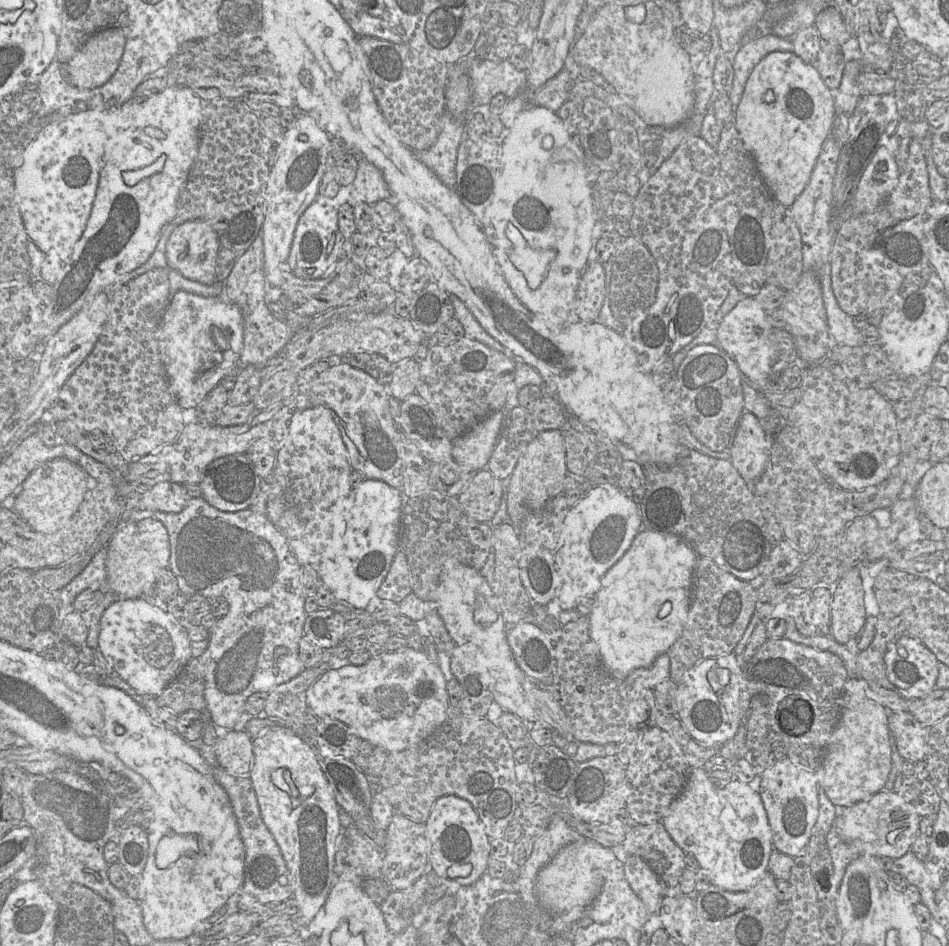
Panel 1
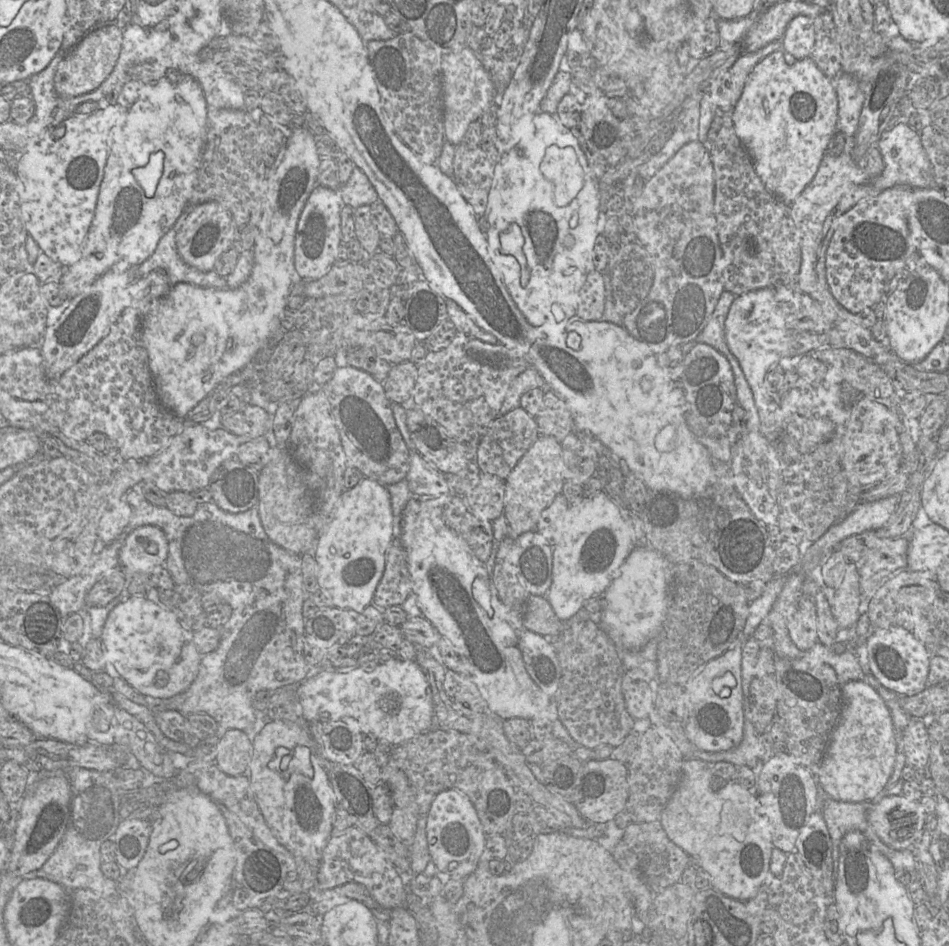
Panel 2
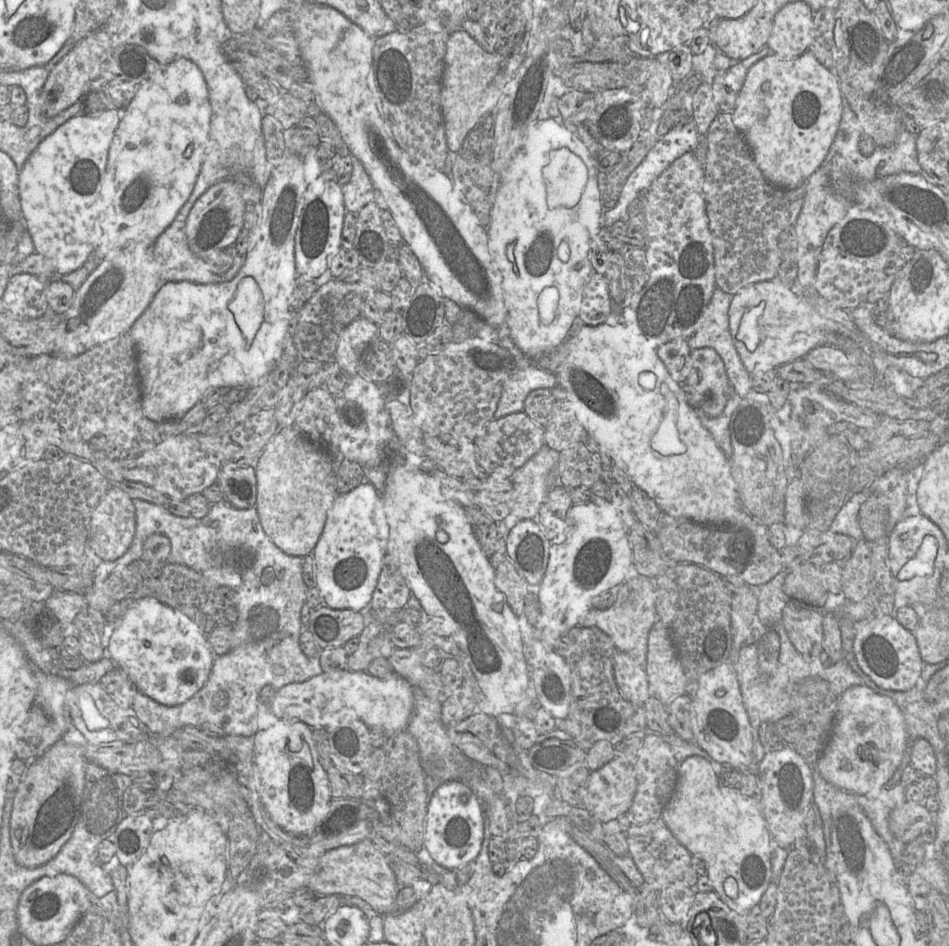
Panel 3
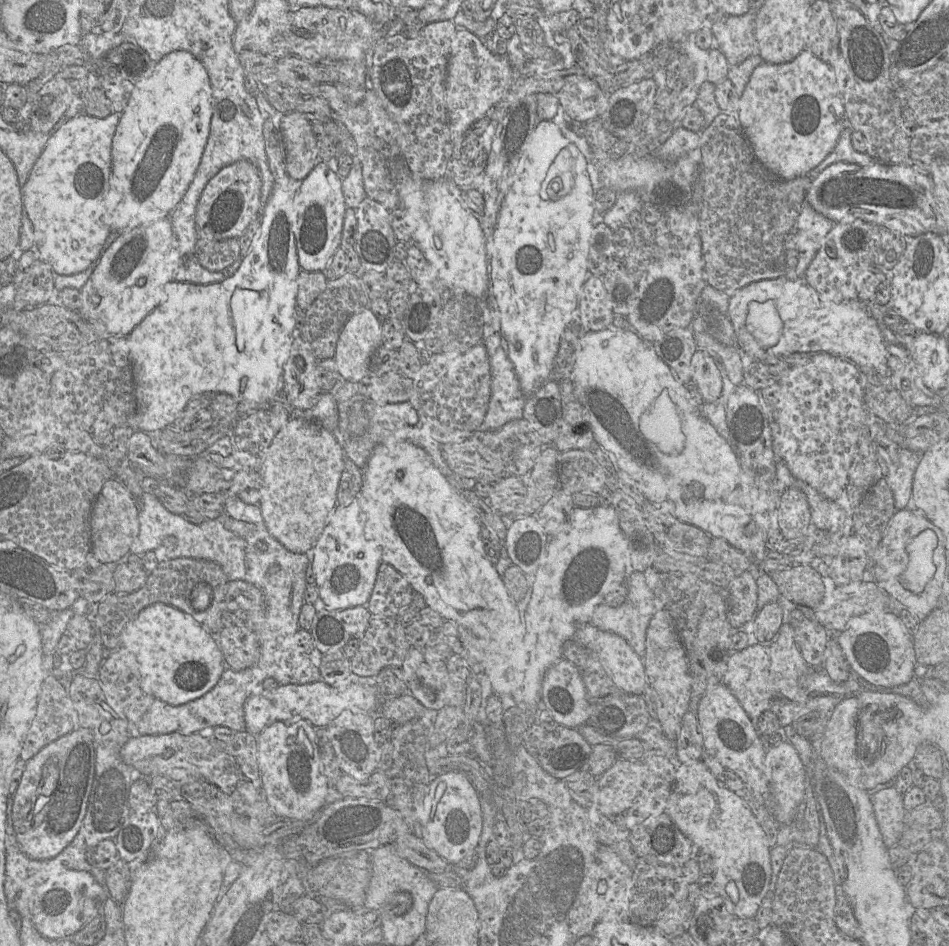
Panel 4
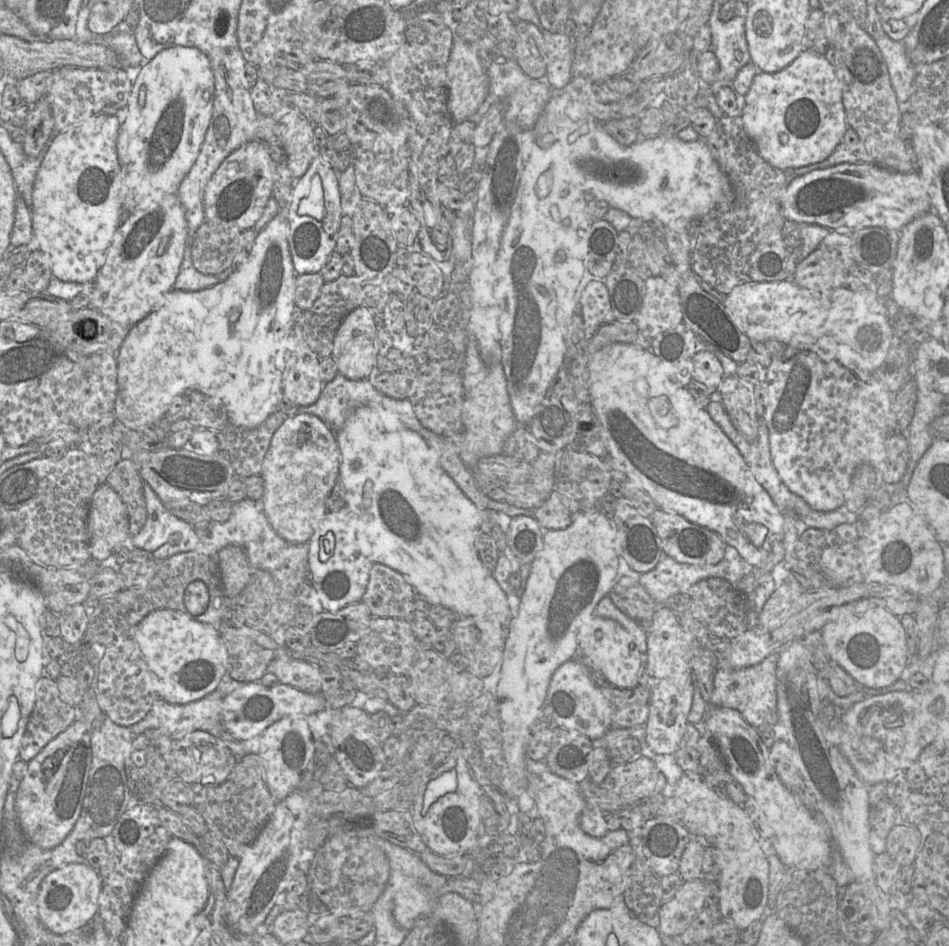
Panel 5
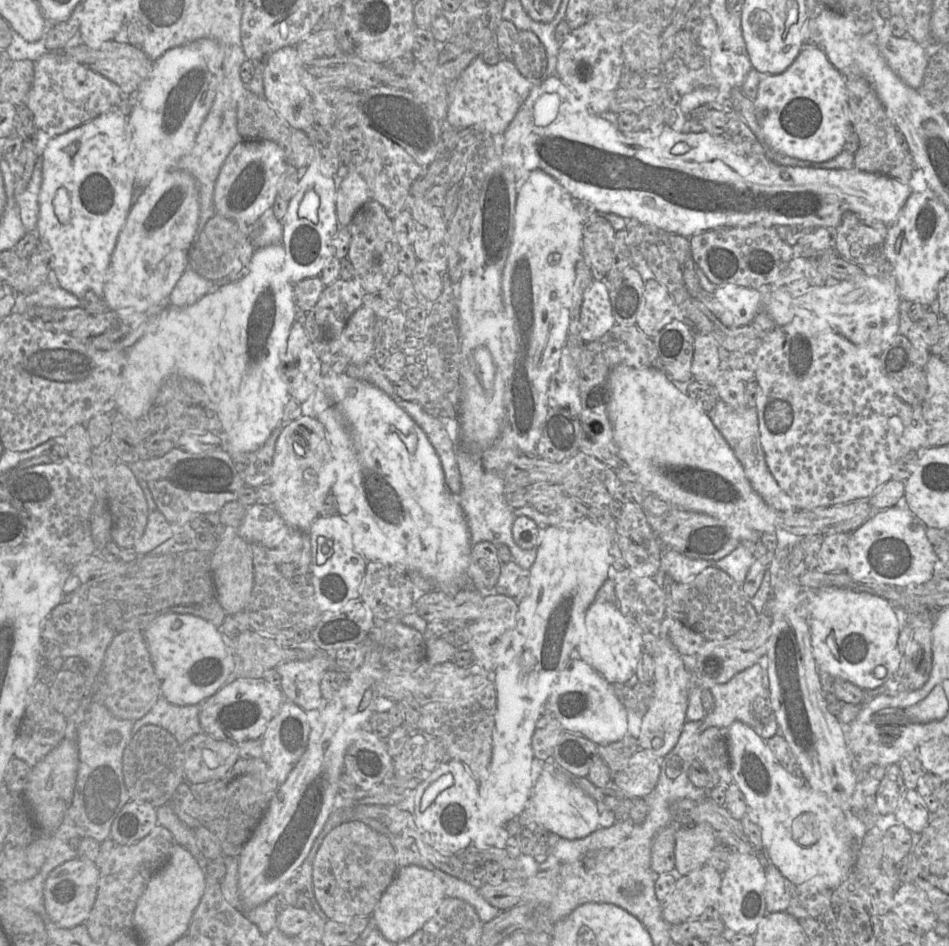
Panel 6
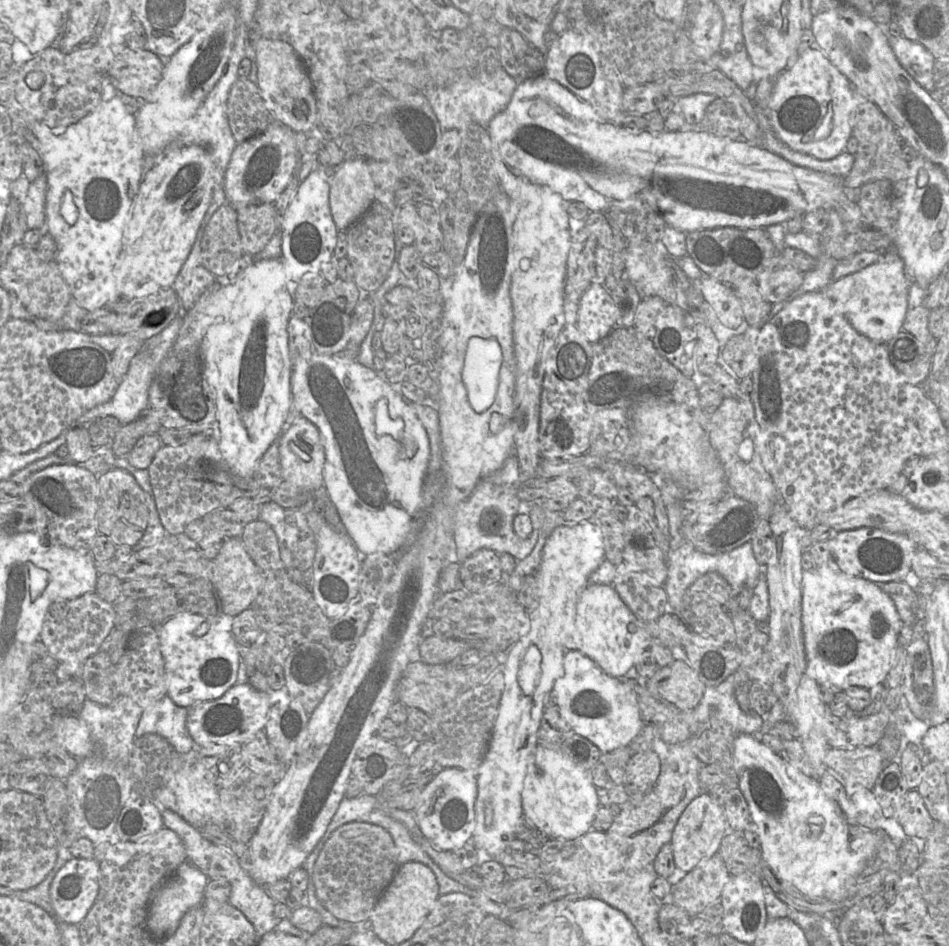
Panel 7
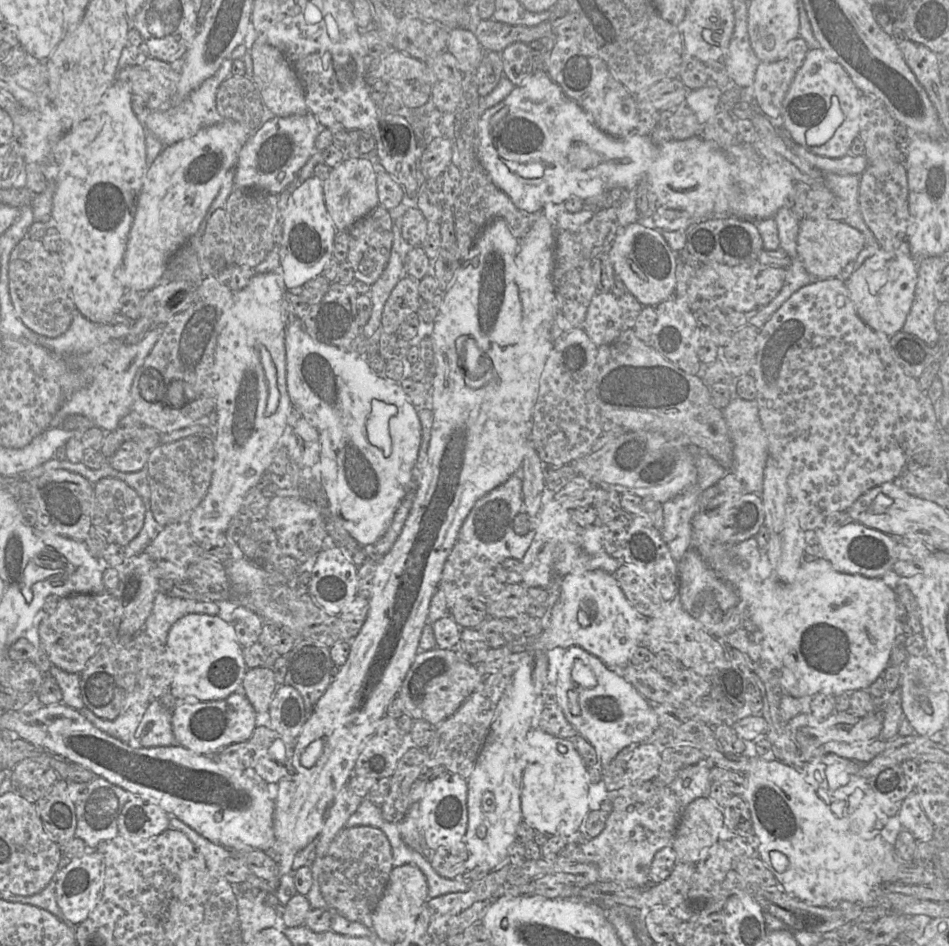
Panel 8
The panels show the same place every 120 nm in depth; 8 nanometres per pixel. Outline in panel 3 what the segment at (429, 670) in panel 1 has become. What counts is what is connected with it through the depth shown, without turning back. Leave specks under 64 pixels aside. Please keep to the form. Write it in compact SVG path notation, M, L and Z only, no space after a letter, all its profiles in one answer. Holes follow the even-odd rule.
M342 670L335 672L323 672L322 674L315 675L312 678L304 681L304 682L293 682L287 684L280 689L278 689L273 697L271 703L271 709L274 715L281 720L299 720L305 724L307 724L312 729L324 729L328 727L332 723L339 723L339 721L345 720L348 717L358 717L364 723L366 723L369 727L378 727L386 731L387 733L397 733L402 730L406 730L406 727L409 723L412 711L414 707L414 696L413 696L413 687L411 684L404 679L403 677L393 674L390 678L387 679L379 679L367 673L366 671L351 671L351 670Z

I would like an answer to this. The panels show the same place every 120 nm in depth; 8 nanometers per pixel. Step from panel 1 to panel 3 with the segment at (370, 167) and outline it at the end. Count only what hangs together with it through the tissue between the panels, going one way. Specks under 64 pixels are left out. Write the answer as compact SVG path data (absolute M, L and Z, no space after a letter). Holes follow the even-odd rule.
M356 160L349 181L342 186L342 195L346 211L356 214L376 198L376 189L367 171Z

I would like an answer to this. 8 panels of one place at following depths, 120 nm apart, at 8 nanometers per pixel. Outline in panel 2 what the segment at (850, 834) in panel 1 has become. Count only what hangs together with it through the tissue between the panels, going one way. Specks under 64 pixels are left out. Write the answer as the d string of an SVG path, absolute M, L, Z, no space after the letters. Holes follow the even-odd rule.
M903 795L883 796L872 801L867 811L867 821L878 838L888 847L896 850L910 849L922 835L926 813L918 801L908 800Z

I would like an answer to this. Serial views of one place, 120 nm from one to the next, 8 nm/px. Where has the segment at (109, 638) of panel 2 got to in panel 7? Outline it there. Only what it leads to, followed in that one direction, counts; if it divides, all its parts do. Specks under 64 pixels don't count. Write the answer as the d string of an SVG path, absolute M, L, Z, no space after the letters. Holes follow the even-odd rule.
M181 612L165 620L157 627L160 650L164 658L167 696L178 706L189 708L197 702L214 700L221 697L230 687L236 684L241 663L240 654L233 641L231 631L224 629L218 616L205 617L191 612ZM203 622L209 623L208 631L197 637L194 630Z

